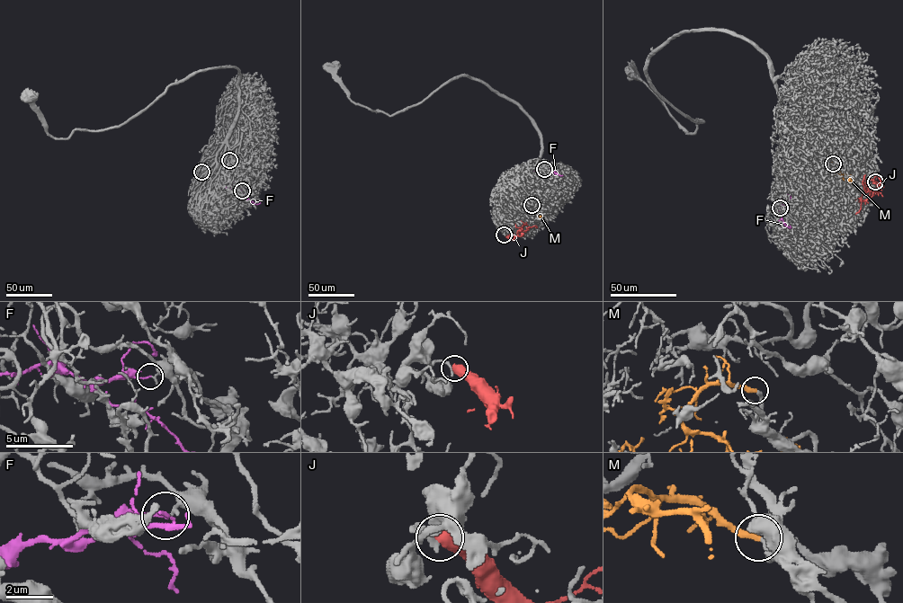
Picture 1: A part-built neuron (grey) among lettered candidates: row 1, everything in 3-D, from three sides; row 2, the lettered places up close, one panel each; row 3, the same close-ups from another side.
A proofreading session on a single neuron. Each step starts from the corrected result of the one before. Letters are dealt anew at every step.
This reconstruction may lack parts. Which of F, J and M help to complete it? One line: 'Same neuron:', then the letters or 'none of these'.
Same neuron: M

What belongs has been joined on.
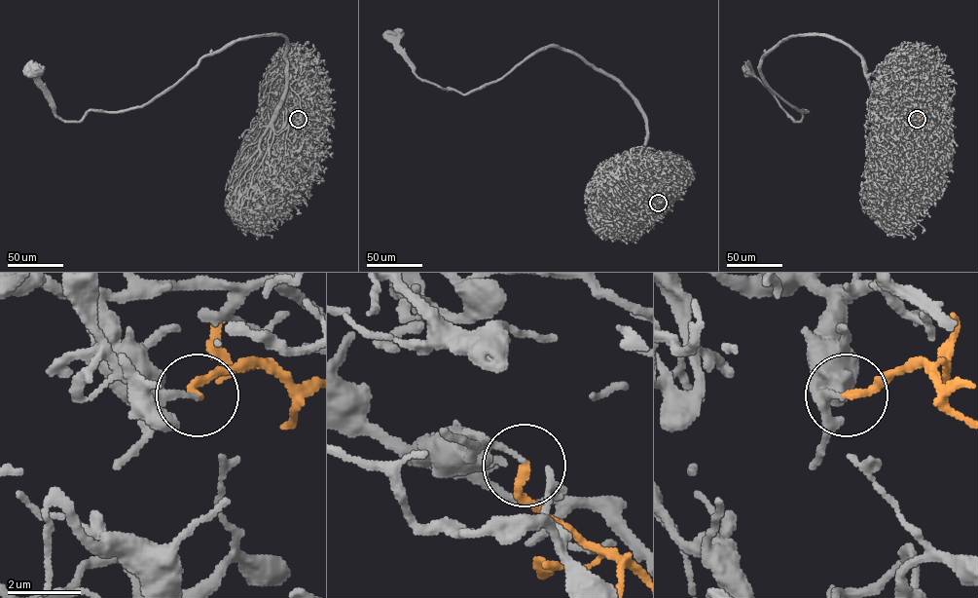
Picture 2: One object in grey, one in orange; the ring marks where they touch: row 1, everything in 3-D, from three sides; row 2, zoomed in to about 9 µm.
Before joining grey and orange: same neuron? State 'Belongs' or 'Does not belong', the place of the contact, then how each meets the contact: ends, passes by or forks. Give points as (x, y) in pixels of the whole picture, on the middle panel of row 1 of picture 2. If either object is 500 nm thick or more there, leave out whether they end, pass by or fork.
Does not belong. Place: (658, 203). At the ring grey ends. At the ring orange ends

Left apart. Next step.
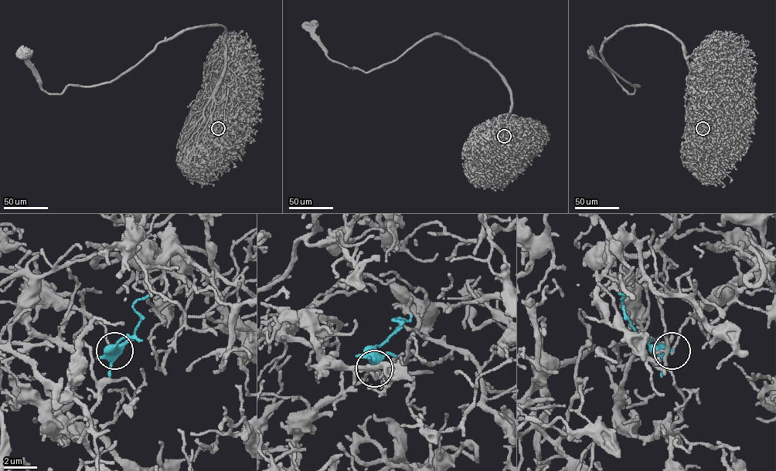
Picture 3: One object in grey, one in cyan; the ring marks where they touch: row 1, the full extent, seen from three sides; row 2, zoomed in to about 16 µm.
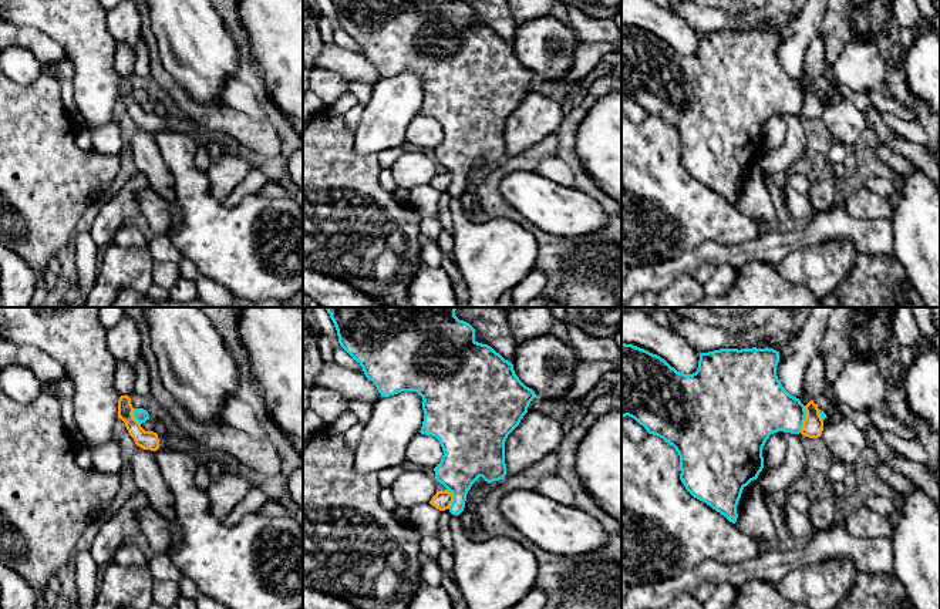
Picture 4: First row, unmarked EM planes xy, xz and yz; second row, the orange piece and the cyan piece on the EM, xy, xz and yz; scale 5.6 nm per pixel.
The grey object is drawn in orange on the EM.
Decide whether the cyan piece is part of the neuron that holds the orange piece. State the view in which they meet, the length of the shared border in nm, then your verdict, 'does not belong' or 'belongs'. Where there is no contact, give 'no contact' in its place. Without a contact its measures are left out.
meets orange in yz; contact 160 nm long; does not belong

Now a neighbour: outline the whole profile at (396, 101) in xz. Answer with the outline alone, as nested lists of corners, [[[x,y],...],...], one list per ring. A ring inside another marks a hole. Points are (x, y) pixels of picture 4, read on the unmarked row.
[[[417,73],[381,78],[365,104],[354,134],[354,154],[377,155],[384,149],[405,145],[405,129],[420,115],[424,91]]]

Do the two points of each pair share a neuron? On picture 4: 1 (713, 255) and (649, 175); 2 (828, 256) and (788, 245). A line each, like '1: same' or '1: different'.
1: different
2: different

